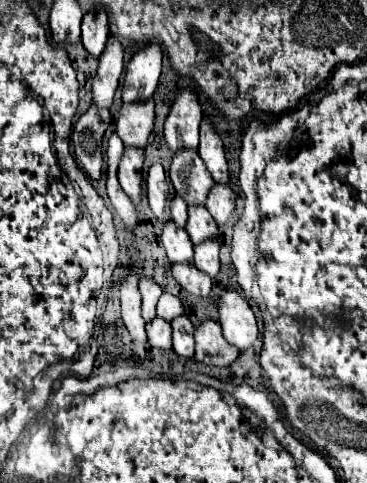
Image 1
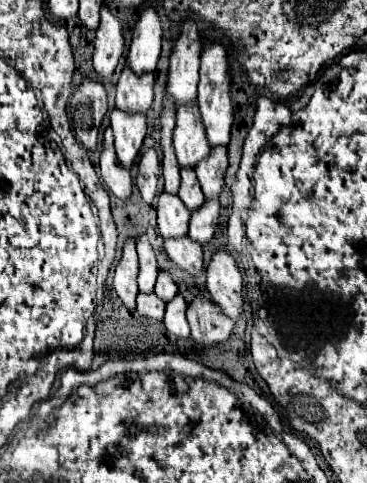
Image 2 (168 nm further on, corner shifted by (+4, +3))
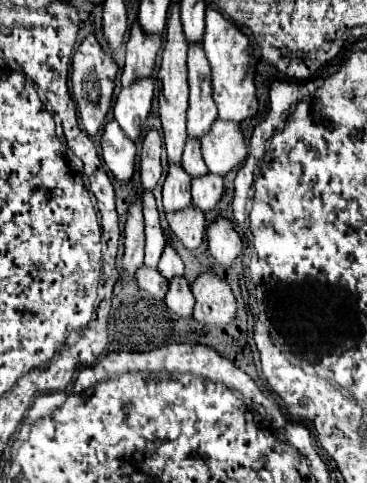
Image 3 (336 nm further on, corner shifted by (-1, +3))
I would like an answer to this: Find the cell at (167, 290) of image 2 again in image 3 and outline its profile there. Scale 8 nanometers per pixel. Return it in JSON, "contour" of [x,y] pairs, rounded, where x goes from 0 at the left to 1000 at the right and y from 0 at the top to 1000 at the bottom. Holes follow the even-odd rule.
{"contour":[[[458,507],[436,532],[436,545],[431,545],[431,561],[436,569],[452,578],[452,582],[469,582],[474,573],[496,573],[501,569],[501,549],[490,540],[490,532],[480,528],[480,520]]]}

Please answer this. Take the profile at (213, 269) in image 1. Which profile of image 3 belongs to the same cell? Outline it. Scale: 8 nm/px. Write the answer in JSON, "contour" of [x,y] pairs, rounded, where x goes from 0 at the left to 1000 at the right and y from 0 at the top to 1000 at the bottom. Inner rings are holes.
{"contour":[[[545,366],[545,375],[523,375],[523,424],[550,441],[572,441],[589,433],[605,412],[605,366]]]}

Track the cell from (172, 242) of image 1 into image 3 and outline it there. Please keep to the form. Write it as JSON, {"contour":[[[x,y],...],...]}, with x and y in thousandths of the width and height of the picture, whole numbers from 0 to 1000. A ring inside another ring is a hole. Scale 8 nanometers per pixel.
{"contour":[[[463,342],[458,366],[441,383],[447,441],[496,437],[518,420],[518,366],[501,358],[501,350],[490,350],[490,342]]]}

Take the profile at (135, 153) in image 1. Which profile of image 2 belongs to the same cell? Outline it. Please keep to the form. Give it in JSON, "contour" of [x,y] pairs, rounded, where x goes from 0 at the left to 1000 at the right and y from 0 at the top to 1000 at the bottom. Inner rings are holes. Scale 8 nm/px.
{"contour":[[[308,226],[302,267],[308,267],[308,280],[313,280],[313,313],[319,313],[324,333],[341,346],[357,346],[362,329],[373,325],[384,296],[395,288],[395,271],[401,271],[395,238]]]}

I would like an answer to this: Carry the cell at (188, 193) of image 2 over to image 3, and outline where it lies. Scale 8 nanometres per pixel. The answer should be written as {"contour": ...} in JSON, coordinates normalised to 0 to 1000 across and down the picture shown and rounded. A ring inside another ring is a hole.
{"contour":[[[523,288],[507,292],[507,308],[501,308],[501,325],[496,325],[496,350],[523,371],[567,362],[567,350],[550,333],[550,321],[545,321],[545,296],[540,292],[523,292]]]}

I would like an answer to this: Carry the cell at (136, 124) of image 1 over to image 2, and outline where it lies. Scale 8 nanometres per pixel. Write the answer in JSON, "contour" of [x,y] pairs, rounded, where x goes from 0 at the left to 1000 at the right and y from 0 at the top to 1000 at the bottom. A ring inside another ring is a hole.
{"contour":[[[346,135],[319,168],[319,222],[351,234],[395,234],[417,213],[417,151],[368,159]]]}

